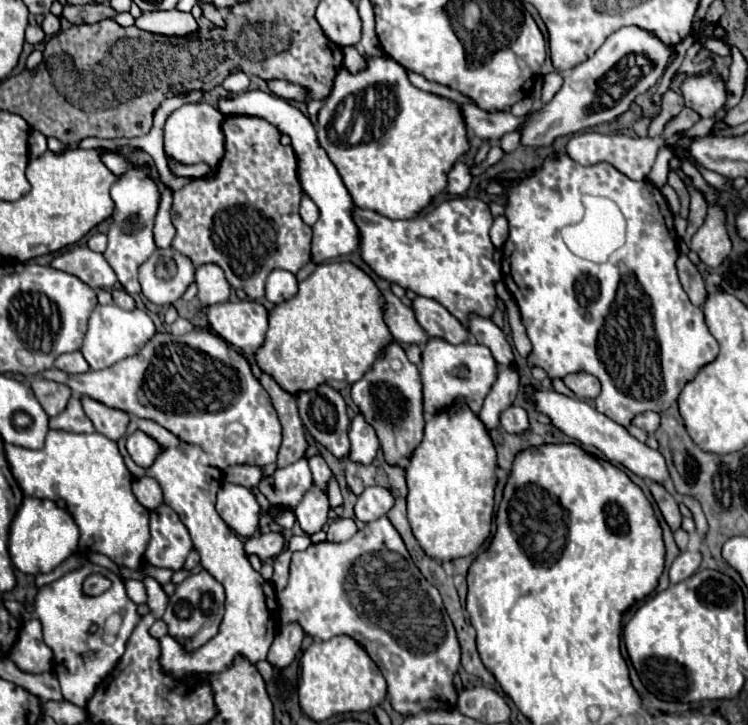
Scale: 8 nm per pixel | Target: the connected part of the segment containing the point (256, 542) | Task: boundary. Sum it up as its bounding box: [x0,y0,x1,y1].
[245,531,285,561]

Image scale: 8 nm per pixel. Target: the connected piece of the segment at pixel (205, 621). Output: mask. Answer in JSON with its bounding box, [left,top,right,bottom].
[163,569,225,649]

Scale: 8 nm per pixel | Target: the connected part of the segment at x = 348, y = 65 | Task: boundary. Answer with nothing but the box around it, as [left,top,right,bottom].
[343,47,367,73]

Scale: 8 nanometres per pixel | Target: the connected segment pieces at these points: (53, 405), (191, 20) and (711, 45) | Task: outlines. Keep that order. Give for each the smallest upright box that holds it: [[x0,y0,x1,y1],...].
[[31,377,71,417],[135,9,199,37],[707,39,731,57]]

